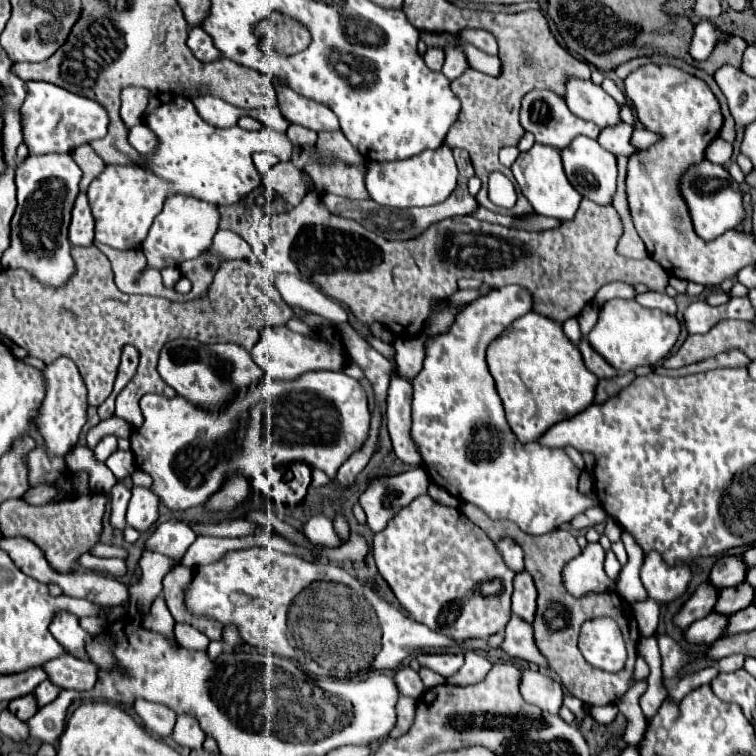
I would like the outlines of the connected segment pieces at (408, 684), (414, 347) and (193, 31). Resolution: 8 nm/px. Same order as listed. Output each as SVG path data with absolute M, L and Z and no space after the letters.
M397 671L397 673L395 673L395 681L397 681L397 687L399 687L401 695L419 699L419 697L423 695L423 691L425 691L425 685L423 685L423 681L419 679L417 673Z
M421 333L421 335L413 337L411 341L397 339L393 343L393 347L395 347L395 361L399 365L399 371L403 371L403 375L407 375L407 379L413 379L423 367L425 341L427 341L427 333Z
M191 27L189 29L189 37L187 37L187 45L193 51L193 55L201 61L211 61L211 59L219 59L219 51L215 51L211 37L201 29L201 27Z

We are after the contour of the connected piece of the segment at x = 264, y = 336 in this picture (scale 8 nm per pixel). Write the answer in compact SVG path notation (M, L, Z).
M265 327L259 335L259 341L255 343L253 361L271 377L275 379L297 379L299 375L307 371L319 371L319 369L331 369L341 371L347 365L347 353L343 347L341 333L335 327L329 327L325 331L315 331L311 335L295 333L287 327Z

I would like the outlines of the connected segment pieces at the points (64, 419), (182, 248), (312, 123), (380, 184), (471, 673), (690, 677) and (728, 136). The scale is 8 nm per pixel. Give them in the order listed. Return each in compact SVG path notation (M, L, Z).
M59 357L53 363L45 365L45 399L39 405L35 425L43 437L43 447L55 457L65 457L79 441L81 427L87 423L87 387L79 375L77 365L69 357Z
M181 193L167 197L161 213L155 217L143 241L143 253L147 257L147 263L151 263L151 267L163 269L171 263L181 263L199 257L201 253L211 249L211 239L217 227L219 227L219 211L215 205Z
M277 87L279 109L289 123L297 123L303 127L311 127L313 131L335 131L339 129L339 119L329 107L315 105L309 99L303 99L289 87Z
M447 145L435 149L435 151L423 151L421 155L415 155L411 159L403 161L371 161L367 167L367 191L379 205L385 207L429 207L445 201L457 183L457 165L451 155L451 149Z
M467 651L463 667L455 675L451 675L447 679L447 683L451 683L451 685L475 685L475 683L485 679L485 675L491 667L493 667L491 661L487 661L483 655L479 655L475 651Z
M714 666L685 674L678 680L676 687L668 691L668 697L674 702L679 702L685 695L696 688L705 684L710 684L718 674L719 671Z
M721 101L721 113L725 117L725 125L721 129L721 135L725 133L725 141L727 143L733 143L735 141L735 121L731 119L731 113L729 113L729 107L727 107L725 101Z

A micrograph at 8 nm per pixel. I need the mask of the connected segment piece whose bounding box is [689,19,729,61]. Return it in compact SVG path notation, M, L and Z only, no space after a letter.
M701 21L695 27L695 35L691 39L691 57L696 61L707 59L711 54L715 43L727 41L729 35L723 33L719 27L715 27L711 21Z

